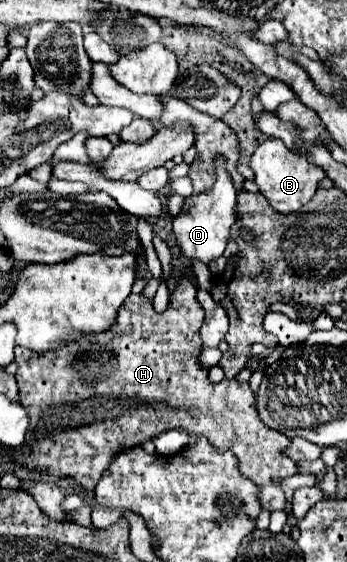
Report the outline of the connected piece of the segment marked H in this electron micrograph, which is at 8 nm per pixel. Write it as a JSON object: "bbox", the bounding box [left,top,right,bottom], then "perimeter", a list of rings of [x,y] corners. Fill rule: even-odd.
{"bbox":[16,275,298,511],"perimeter":[[[182,275],[178,277],[178,289],[172,293],[170,297],[170,305],[168,309],[158,315],[152,307],[152,301],[150,299],[144,299],[142,295],[130,295],[126,299],[126,303],[122,305],[120,309],[120,315],[118,315],[118,321],[114,323],[112,329],[104,331],[104,333],[92,333],[92,335],[80,335],[74,343],[66,343],[62,345],[60,349],[56,351],[48,351],[48,353],[34,353],[30,349],[22,349],[22,347],[16,347],[16,363],[18,363],[18,375],[16,375],[16,381],[18,381],[18,389],[20,389],[20,403],[26,407],[28,415],[30,415],[30,429],[28,429],[28,443],[26,447],[18,449],[16,451],[16,463],[22,465],[22,467],[28,467],[28,469],[44,469],[48,471],[48,475],[56,475],[56,477],[74,477],[86,491],[92,491],[96,487],[96,483],[100,481],[104,469],[110,465],[110,461],[122,453],[124,449],[130,449],[130,447],[136,447],[136,445],[142,445],[144,441],[148,439],[154,439],[158,437],[160,433],[164,433],[164,419],[192,419],[190,423],[190,433],[192,435],[198,435],[198,437],[206,437],[210,443],[214,443],[216,449],[220,451],[234,451],[234,455],[240,459],[240,471],[244,477],[252,479],[258,487],[260,487],[260,503],[262,503],[262,509],[270,509],[270,511],[276,511],[276,509],[284,509],[286,505],[286,499],[284,499],[284,491],[278,487],[278,481],[284,479],[284,477],[290,477],[294,473],[298,473],[298,467],[292,459],[284,457],[282,451],[290,445],[290,439],[270,427],[266,427],[260,417],[258,417],[258,411],[256,411],[256,395],[252,393],[250,385],[248,383],[238,383],[236,379],[232,381],[222,381],[222,383],[210,383],[208,381],[208,369],[200,363],[200,351],[202,351],[202,341],[200,341],[200,327],[202,327],[202,321],[204,321],[204,309],[202,305],[198,303],[196,299],[196,287],[192,285],[192,279],[188,275]]]}

